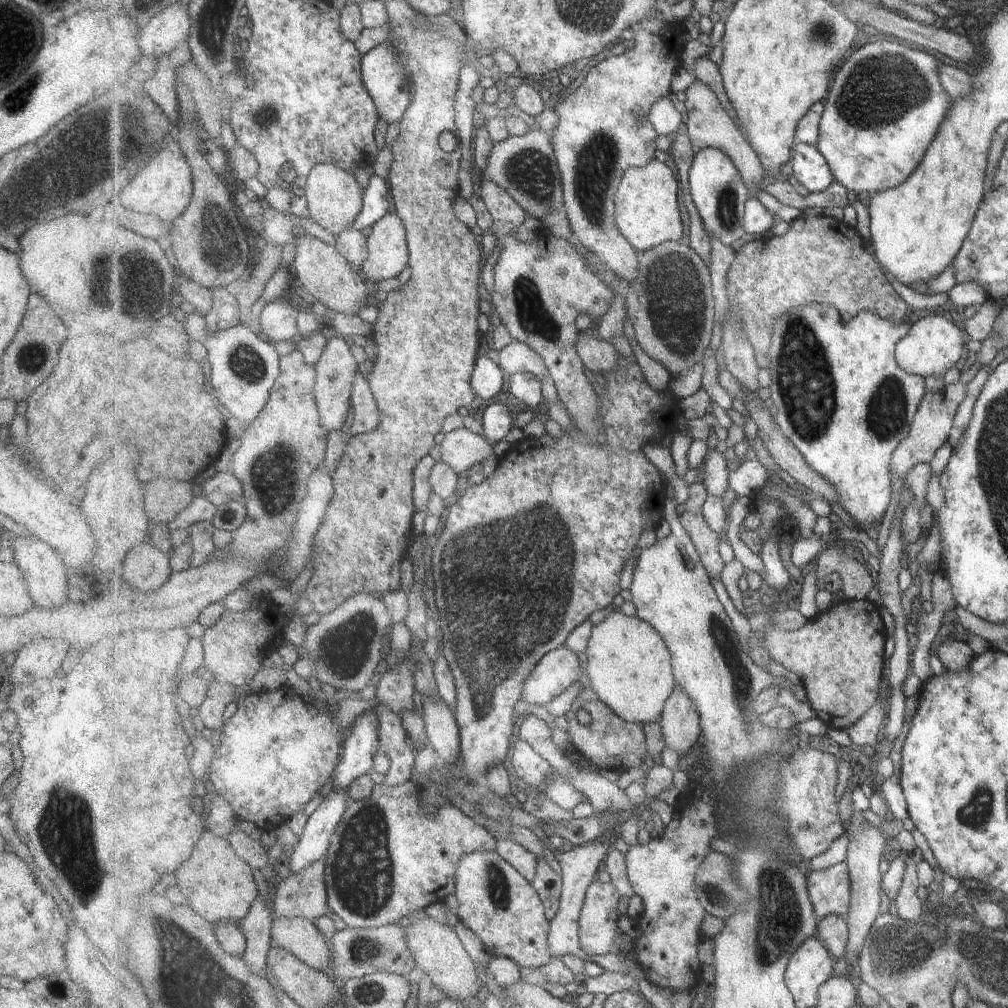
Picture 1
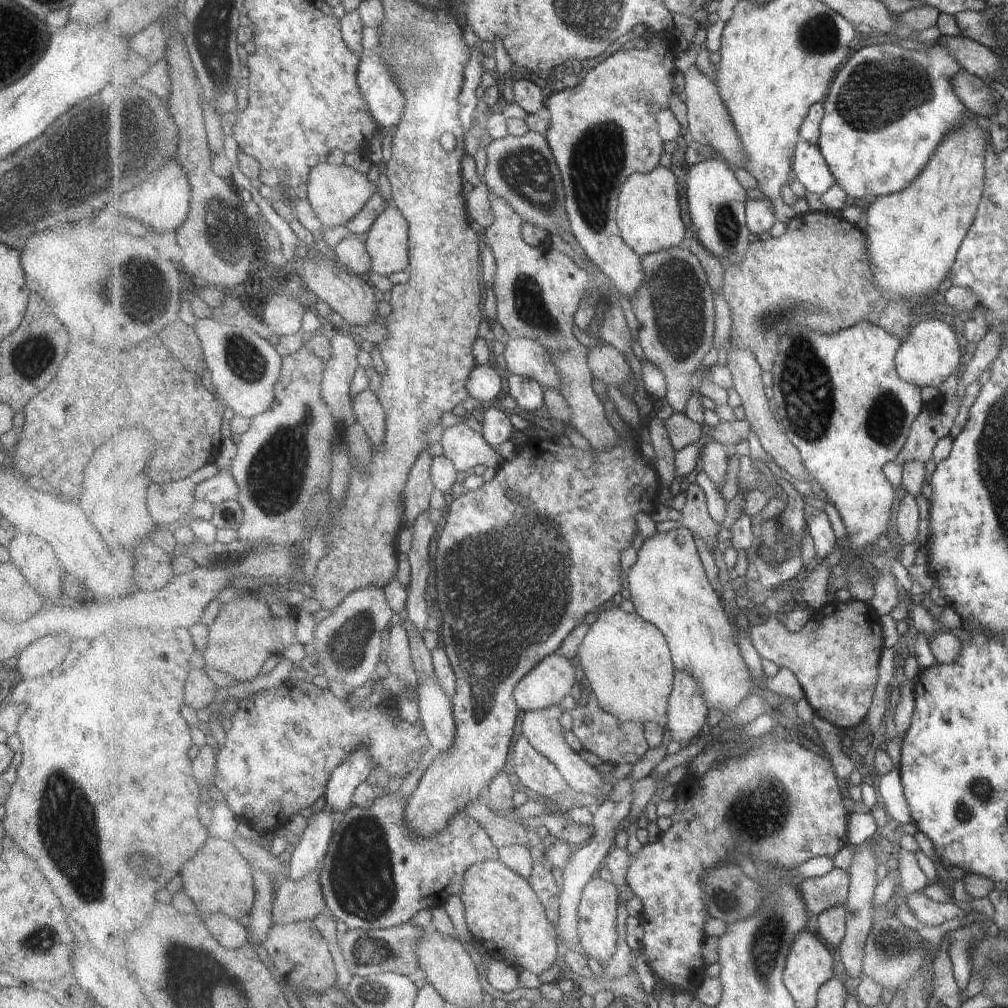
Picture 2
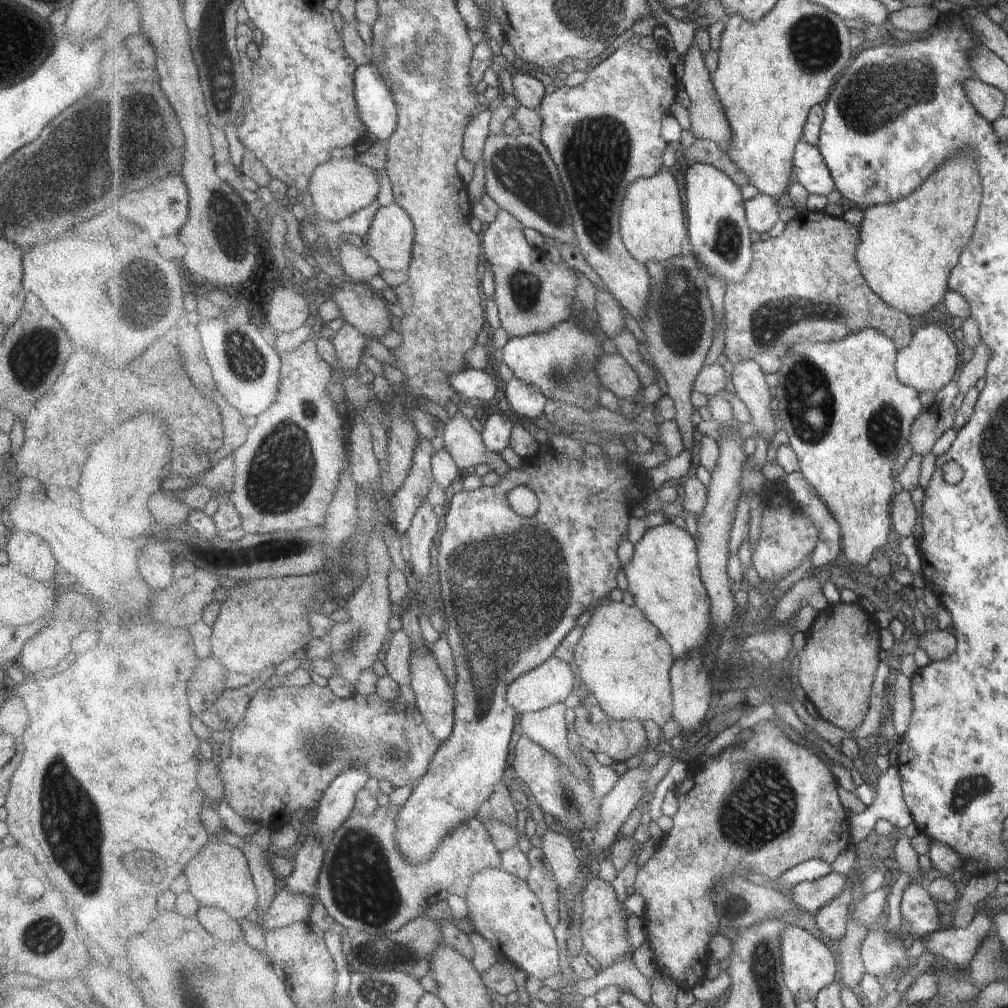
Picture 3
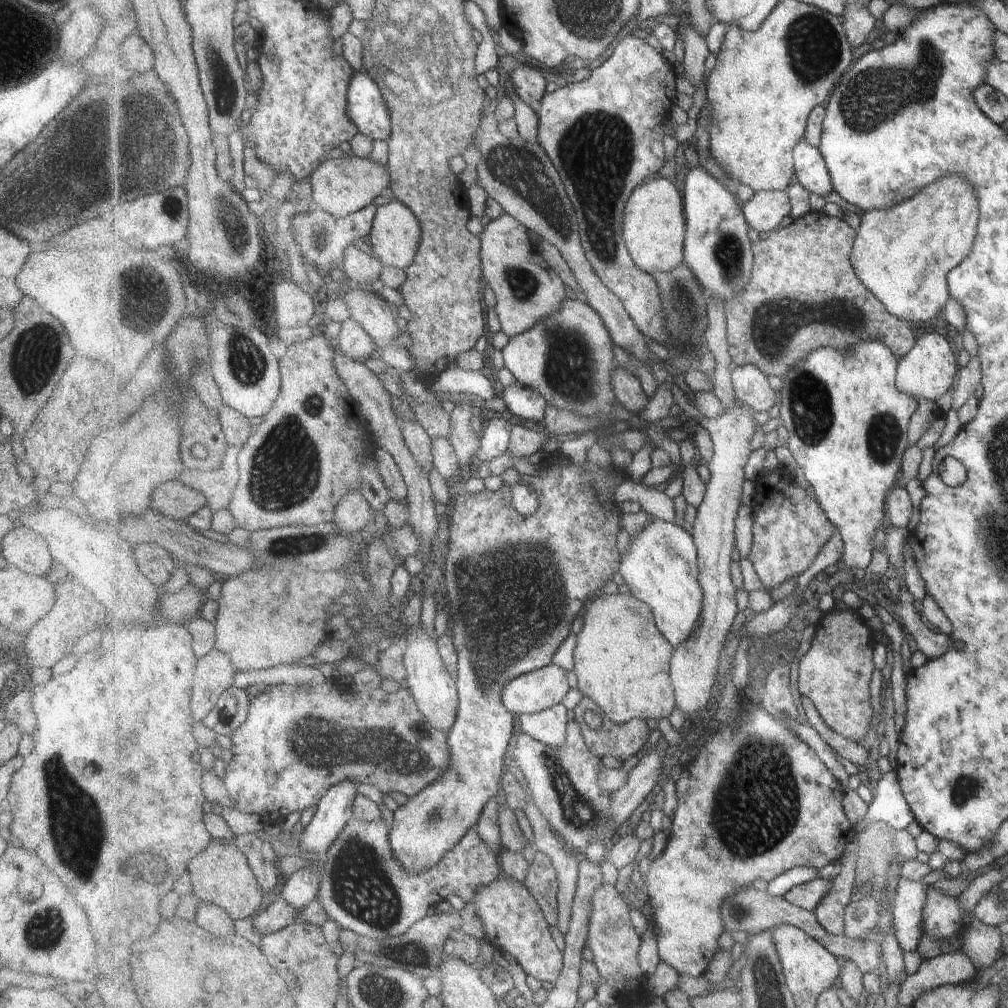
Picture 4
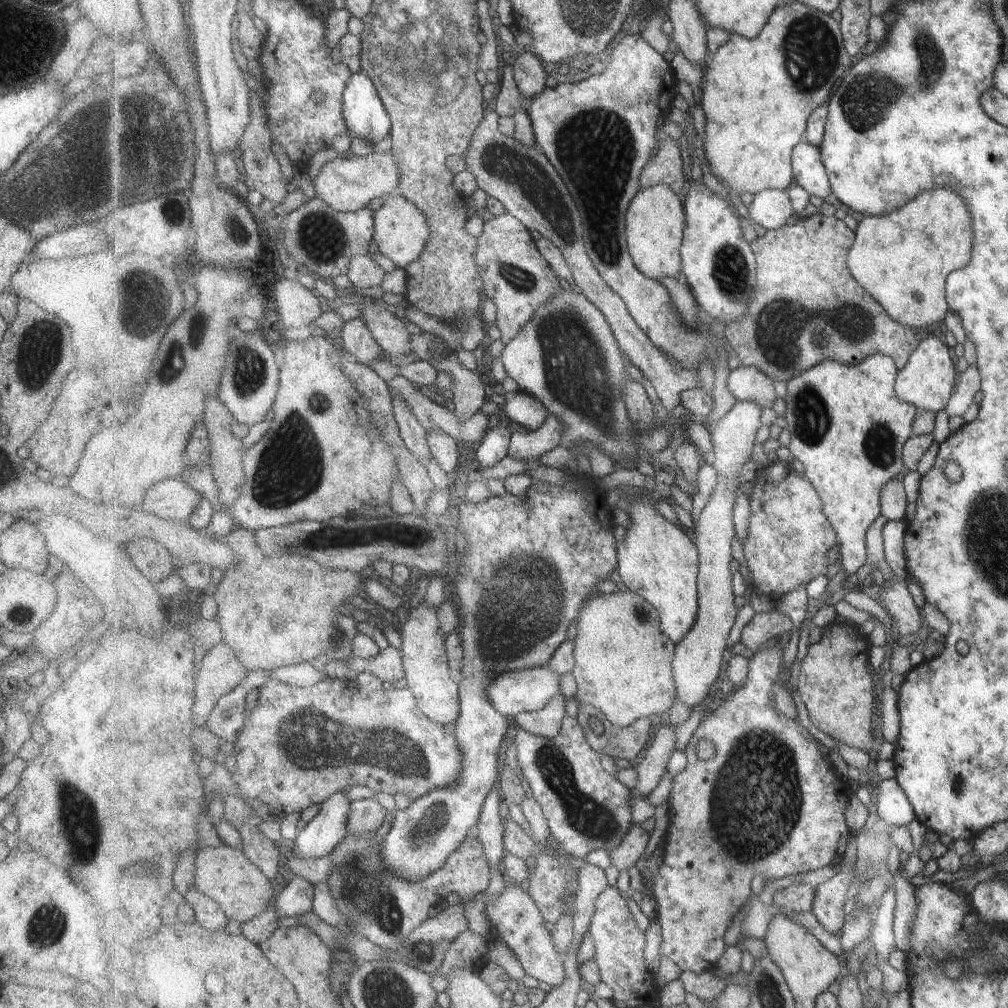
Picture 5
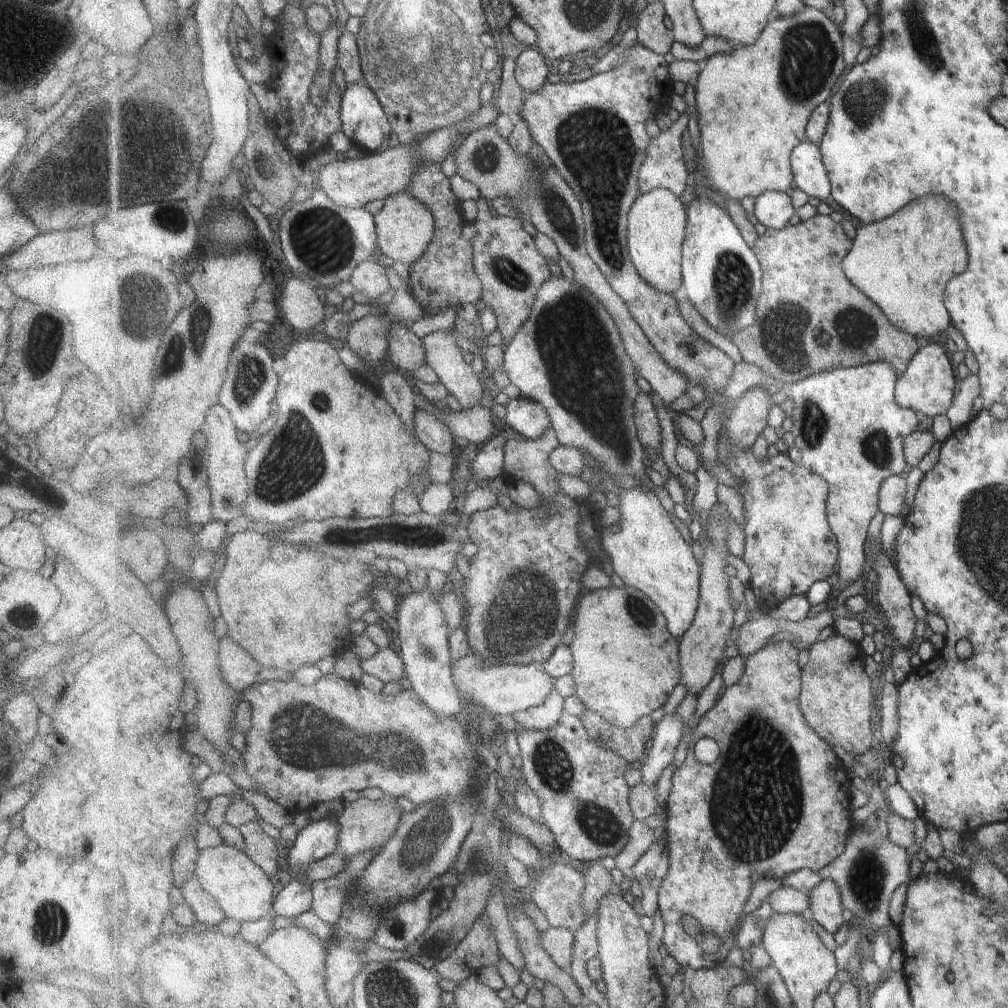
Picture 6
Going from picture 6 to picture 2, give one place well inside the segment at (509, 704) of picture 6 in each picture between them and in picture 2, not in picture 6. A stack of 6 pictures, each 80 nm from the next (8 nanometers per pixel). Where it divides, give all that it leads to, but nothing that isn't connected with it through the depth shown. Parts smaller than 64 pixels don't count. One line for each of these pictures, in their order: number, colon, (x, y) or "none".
2: (555, 678)
3: (551, 683)
4: (532, 692)
5: (518, 691)

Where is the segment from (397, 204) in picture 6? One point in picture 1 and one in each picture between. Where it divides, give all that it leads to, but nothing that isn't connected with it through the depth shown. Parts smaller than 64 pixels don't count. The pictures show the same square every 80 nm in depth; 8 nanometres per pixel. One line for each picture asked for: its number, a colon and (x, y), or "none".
1: (389, 255)
2: (387, 243)
3: (391, 240)
4: (397, 232)
5: (402, 230)

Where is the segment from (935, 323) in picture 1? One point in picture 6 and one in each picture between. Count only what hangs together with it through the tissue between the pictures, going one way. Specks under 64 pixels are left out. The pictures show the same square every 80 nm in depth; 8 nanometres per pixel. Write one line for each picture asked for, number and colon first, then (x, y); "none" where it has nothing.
2: (928, 355)
3: (927, 363)
4: (926, 371)
5: (926, 381)
6: (926, 386)

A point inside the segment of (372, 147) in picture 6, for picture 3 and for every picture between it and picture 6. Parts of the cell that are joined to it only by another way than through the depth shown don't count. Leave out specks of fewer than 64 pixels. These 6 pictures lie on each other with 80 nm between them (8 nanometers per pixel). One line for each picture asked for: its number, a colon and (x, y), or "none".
3: (376, 104)
4: (367, 106)
5: (367, 118)

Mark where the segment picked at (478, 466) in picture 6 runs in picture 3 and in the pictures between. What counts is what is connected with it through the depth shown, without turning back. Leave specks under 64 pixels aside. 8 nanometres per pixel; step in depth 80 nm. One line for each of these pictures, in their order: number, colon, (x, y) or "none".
3: (525, 399)
4: (495, 441)
5: (495, 446)

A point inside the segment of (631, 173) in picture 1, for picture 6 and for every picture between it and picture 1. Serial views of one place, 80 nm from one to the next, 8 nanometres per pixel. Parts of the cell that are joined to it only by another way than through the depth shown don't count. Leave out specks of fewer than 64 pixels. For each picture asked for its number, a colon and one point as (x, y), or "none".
2: (649, 216)
3: (652, 221)
4: (654, 223)
5: (656, 219)
6: (657, 225)

